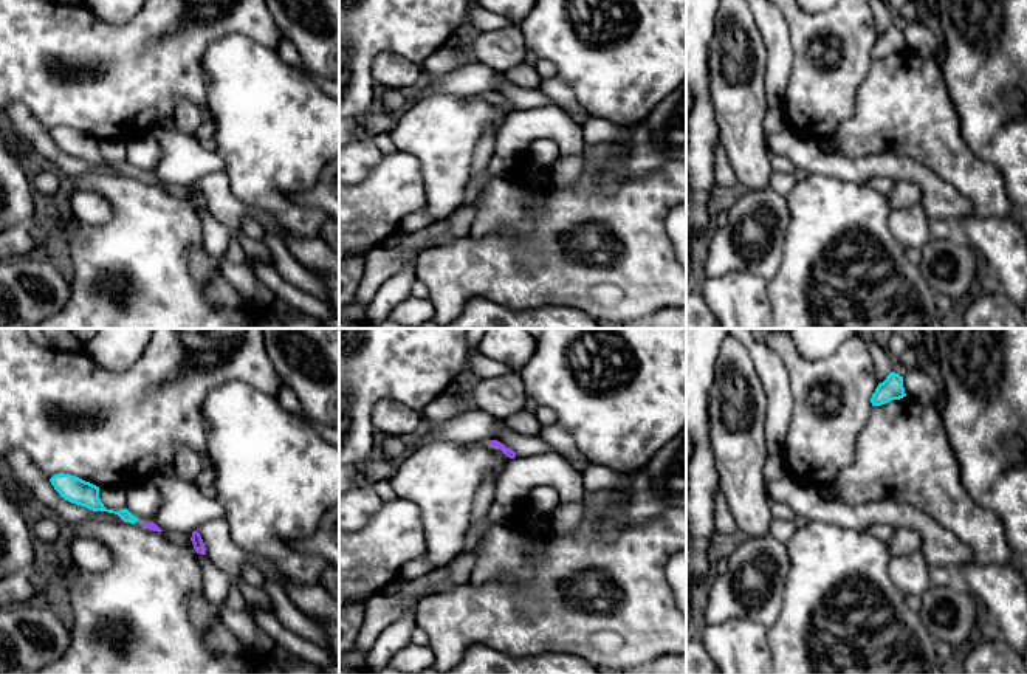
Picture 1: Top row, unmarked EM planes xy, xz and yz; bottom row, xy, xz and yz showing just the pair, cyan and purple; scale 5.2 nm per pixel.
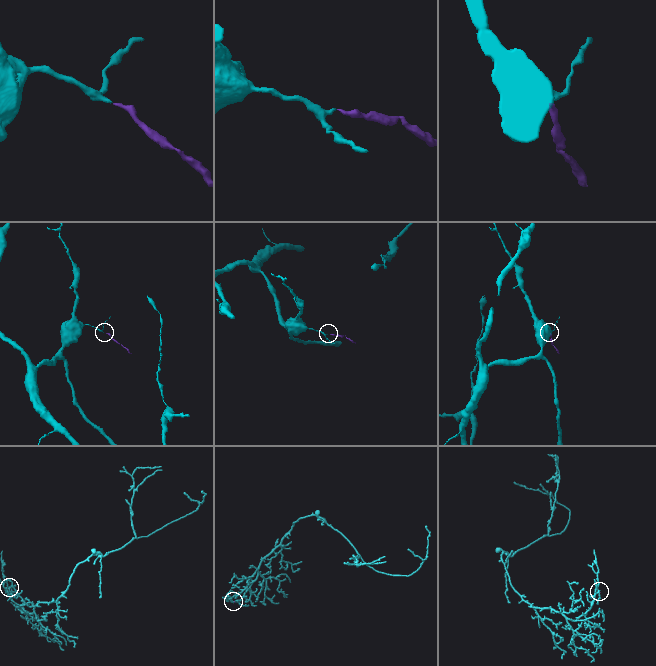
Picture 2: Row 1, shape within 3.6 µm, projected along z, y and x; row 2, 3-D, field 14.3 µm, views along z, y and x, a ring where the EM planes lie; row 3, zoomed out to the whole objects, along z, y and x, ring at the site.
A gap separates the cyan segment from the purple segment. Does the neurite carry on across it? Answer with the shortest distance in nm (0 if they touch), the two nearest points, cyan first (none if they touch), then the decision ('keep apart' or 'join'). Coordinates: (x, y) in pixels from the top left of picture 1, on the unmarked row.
40 nm | xy (137, 174), (144, 175) | join

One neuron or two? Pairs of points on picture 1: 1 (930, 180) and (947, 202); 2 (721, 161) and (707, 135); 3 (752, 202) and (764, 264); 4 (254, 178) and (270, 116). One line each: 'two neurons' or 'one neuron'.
1: one neuron
2: two neurons
3: one neuron
4: one neuron

